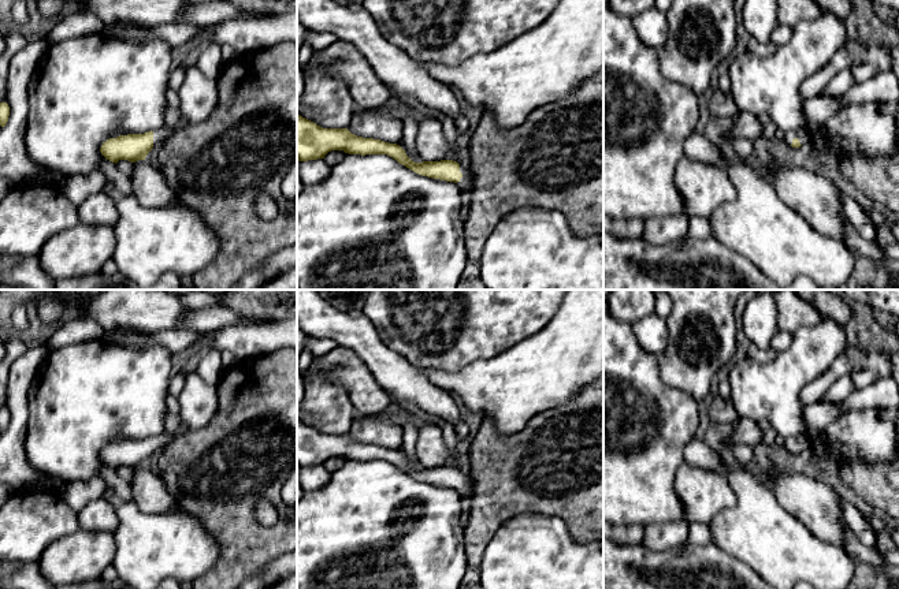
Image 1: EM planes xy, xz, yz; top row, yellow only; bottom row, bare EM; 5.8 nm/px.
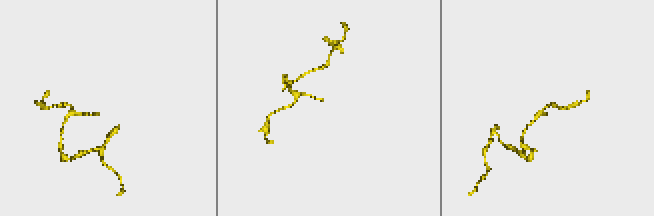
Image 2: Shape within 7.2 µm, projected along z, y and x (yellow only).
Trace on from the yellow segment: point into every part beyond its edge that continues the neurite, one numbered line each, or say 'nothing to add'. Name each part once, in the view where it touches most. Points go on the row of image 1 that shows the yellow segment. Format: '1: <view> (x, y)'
1: xz (468, 178)

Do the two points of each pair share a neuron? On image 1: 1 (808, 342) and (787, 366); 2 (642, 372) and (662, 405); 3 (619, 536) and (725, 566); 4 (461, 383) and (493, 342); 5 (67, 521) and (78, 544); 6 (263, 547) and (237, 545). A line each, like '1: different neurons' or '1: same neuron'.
1: same neuron
2: same neuron
3: different neurons
4: different neurons
5: different neurons
6: same neuron

